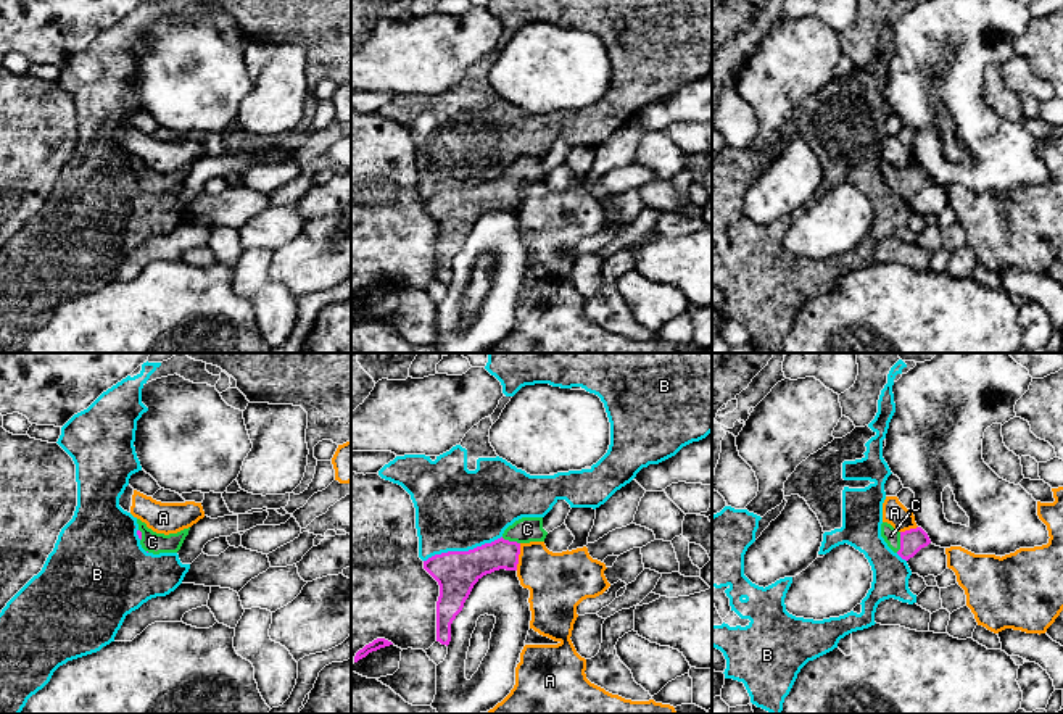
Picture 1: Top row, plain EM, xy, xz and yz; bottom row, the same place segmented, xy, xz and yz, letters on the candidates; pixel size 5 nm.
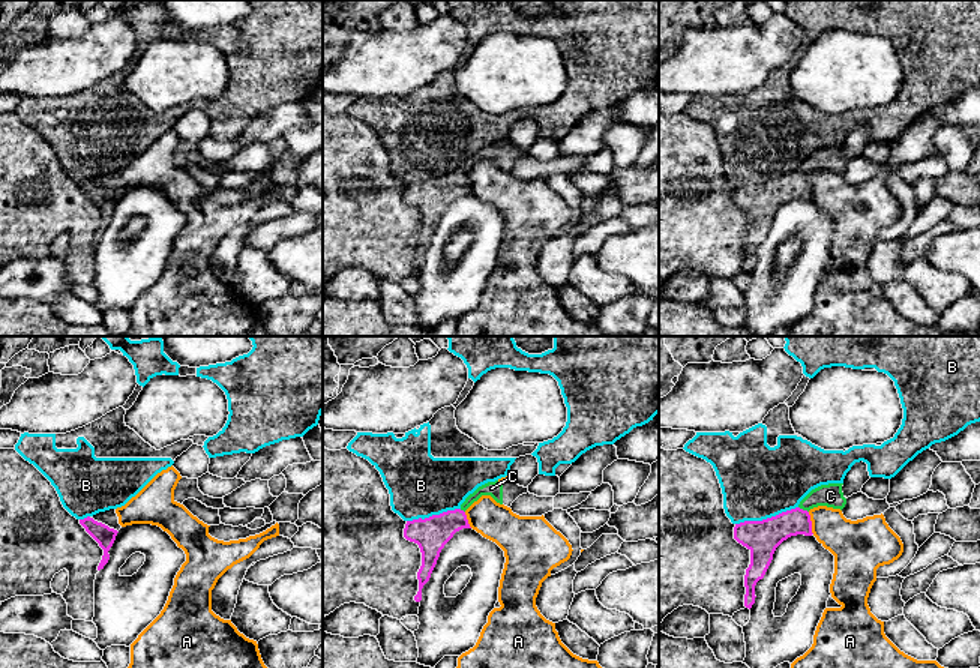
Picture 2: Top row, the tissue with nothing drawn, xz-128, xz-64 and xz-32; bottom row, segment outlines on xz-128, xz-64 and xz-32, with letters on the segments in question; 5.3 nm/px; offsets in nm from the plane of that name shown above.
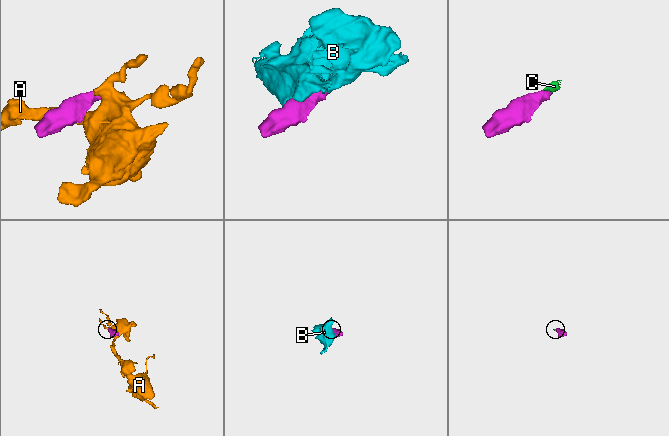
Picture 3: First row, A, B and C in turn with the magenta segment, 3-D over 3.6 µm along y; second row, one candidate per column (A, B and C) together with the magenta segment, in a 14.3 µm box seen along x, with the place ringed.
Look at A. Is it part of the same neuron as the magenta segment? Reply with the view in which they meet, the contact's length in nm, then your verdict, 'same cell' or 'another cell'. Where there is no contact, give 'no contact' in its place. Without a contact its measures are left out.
xz | 140 nm | another cell

